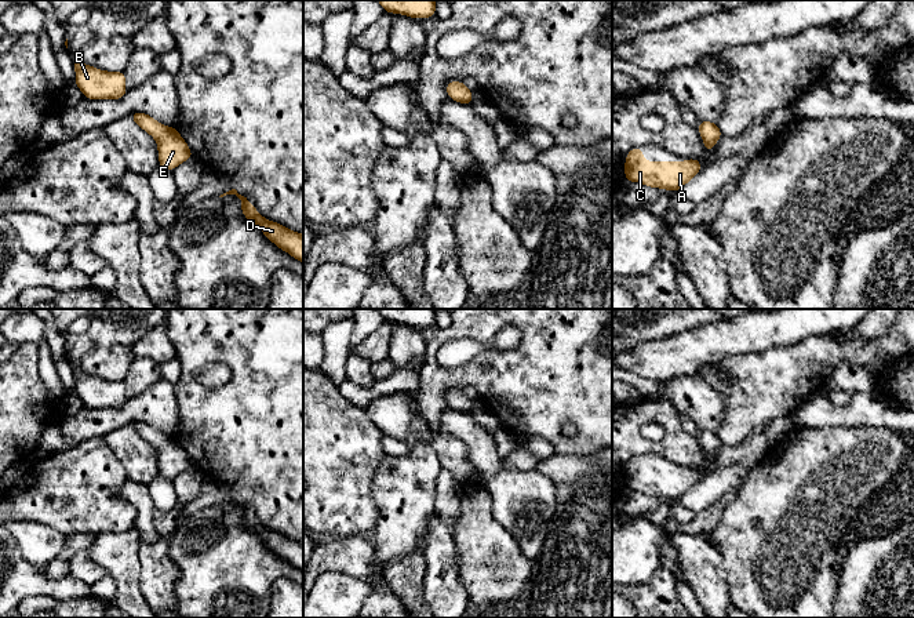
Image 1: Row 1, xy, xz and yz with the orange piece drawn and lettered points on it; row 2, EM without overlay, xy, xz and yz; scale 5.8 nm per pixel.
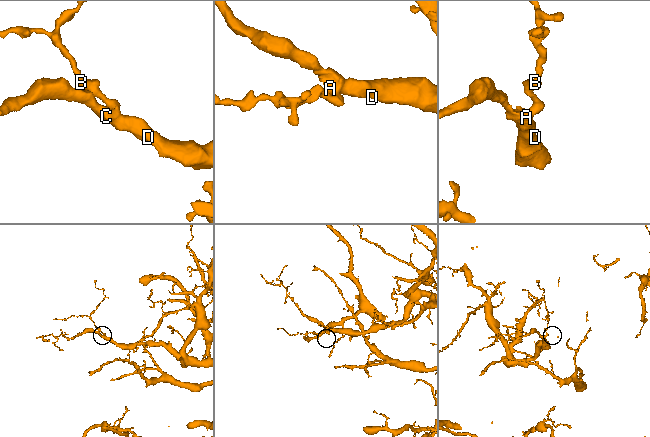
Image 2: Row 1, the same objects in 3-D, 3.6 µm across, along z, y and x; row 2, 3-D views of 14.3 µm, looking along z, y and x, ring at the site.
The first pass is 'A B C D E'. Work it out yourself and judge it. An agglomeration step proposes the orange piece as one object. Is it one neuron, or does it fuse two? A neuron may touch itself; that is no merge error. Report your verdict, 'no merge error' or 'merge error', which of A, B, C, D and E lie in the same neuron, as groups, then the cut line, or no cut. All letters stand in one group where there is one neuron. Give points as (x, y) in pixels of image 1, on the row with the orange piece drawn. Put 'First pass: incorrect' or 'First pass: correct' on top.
First pass: correct
no merge error | A B C D E | no cut

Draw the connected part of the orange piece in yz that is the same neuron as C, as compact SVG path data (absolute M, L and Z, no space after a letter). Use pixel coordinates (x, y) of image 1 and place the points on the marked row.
M641 146L630 149L624 161L626 181L677 192L700 170L696 159L687 161L645 161Z

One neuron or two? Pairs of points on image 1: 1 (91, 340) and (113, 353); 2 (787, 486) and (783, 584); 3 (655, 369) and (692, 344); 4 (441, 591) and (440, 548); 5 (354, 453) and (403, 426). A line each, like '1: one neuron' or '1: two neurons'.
1: one neuron
2: one neuron
3: one neuron
4: one neuron
5: two neurons

